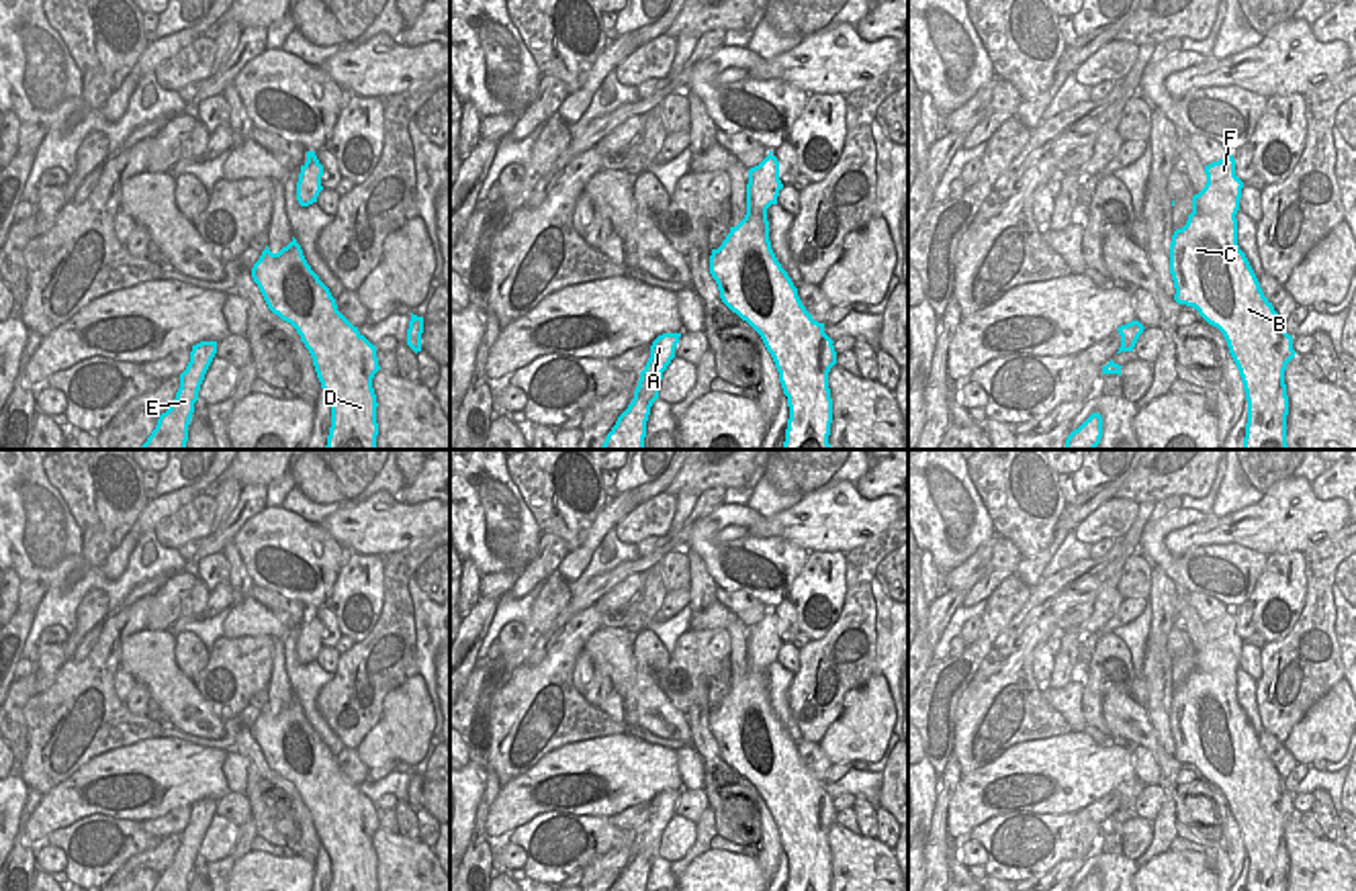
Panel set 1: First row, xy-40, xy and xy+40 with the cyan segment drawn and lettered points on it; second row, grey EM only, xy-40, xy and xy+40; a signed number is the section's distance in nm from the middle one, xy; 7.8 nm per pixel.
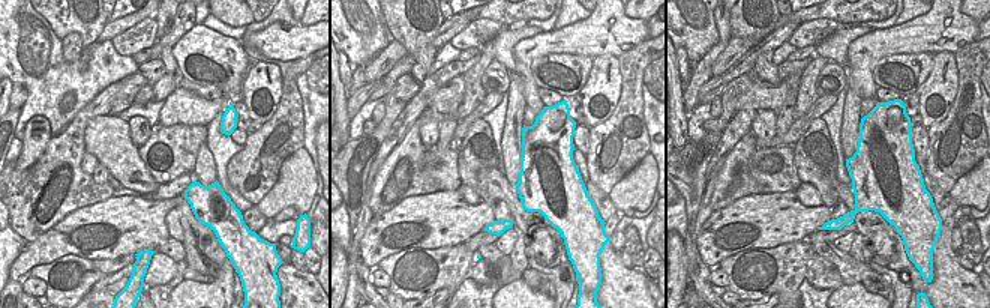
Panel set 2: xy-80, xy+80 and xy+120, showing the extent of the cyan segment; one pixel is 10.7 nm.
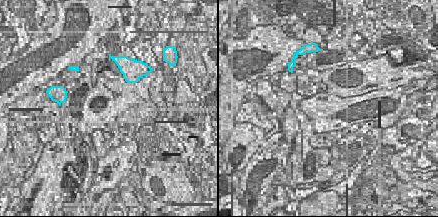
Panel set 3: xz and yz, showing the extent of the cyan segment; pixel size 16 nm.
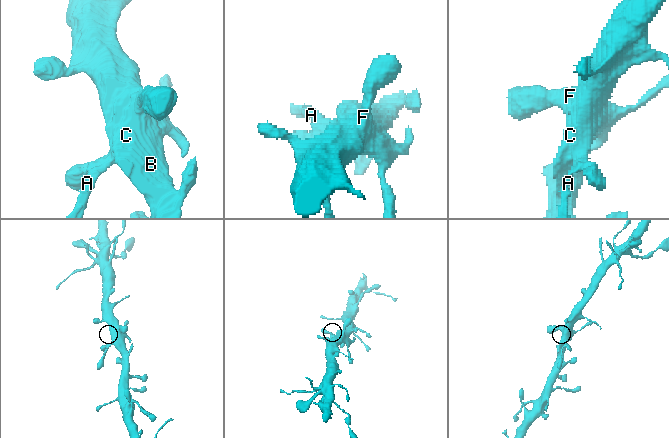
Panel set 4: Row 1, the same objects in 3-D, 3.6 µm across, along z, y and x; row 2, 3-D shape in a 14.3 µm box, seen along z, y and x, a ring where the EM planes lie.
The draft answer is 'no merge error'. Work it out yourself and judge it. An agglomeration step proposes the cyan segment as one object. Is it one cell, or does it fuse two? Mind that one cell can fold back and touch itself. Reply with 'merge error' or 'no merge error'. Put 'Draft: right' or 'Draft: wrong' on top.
Draft: right
no merge error

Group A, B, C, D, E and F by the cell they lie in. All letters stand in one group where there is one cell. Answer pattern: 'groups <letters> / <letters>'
groups A B C D E F

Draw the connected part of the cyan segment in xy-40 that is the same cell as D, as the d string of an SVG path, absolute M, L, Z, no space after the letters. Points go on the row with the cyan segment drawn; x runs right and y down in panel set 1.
M295 237L278 253L266 245L252 278L268 309L297 329L313 358L331 403L325 450L378 450L378 403L372 388L380 370L376 345L337 311L335 298L311 270Z

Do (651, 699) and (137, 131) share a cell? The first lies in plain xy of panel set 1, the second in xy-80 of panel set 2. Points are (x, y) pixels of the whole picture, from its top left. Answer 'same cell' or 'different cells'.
different cells

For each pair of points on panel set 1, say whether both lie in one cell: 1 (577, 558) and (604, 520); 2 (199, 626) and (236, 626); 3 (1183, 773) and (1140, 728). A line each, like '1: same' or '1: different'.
1: same
2: different
3: same

